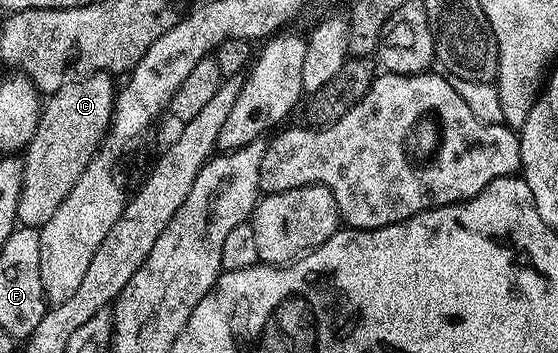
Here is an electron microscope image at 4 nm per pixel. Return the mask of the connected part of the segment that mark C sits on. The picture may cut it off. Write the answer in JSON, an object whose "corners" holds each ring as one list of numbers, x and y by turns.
{"corners":[[108,72,87,75,85,78,62,86,48,96,40,112,38,127,23,153,21,197,18,198,18,222,22,226,41,227,56,212,57,206,68,195,89,161,99,150,110,130,111,115,115,112,116,84,111,84]]}

